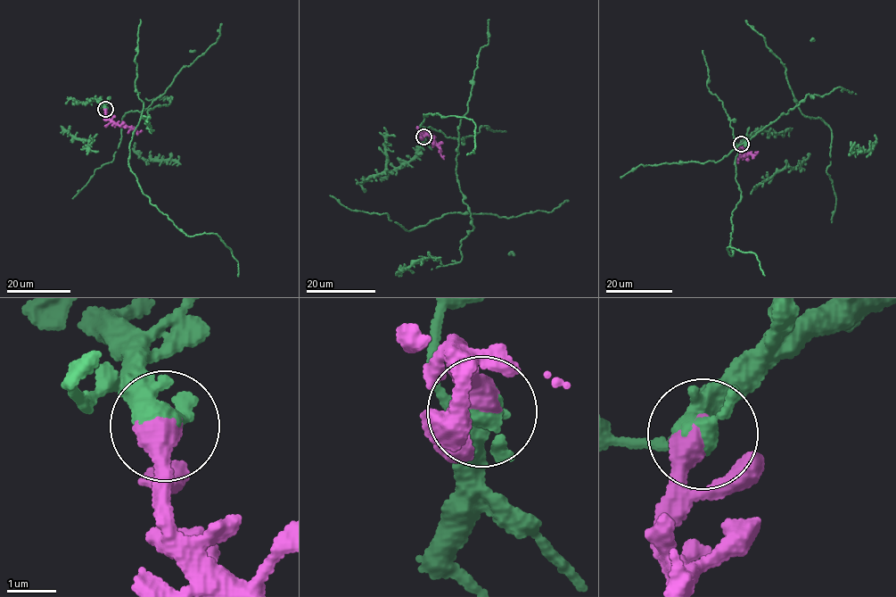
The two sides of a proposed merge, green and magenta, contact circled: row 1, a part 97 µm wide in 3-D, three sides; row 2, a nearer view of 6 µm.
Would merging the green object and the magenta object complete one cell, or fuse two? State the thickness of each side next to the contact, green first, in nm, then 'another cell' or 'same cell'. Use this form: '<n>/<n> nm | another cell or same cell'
260/650 nm | same cell

